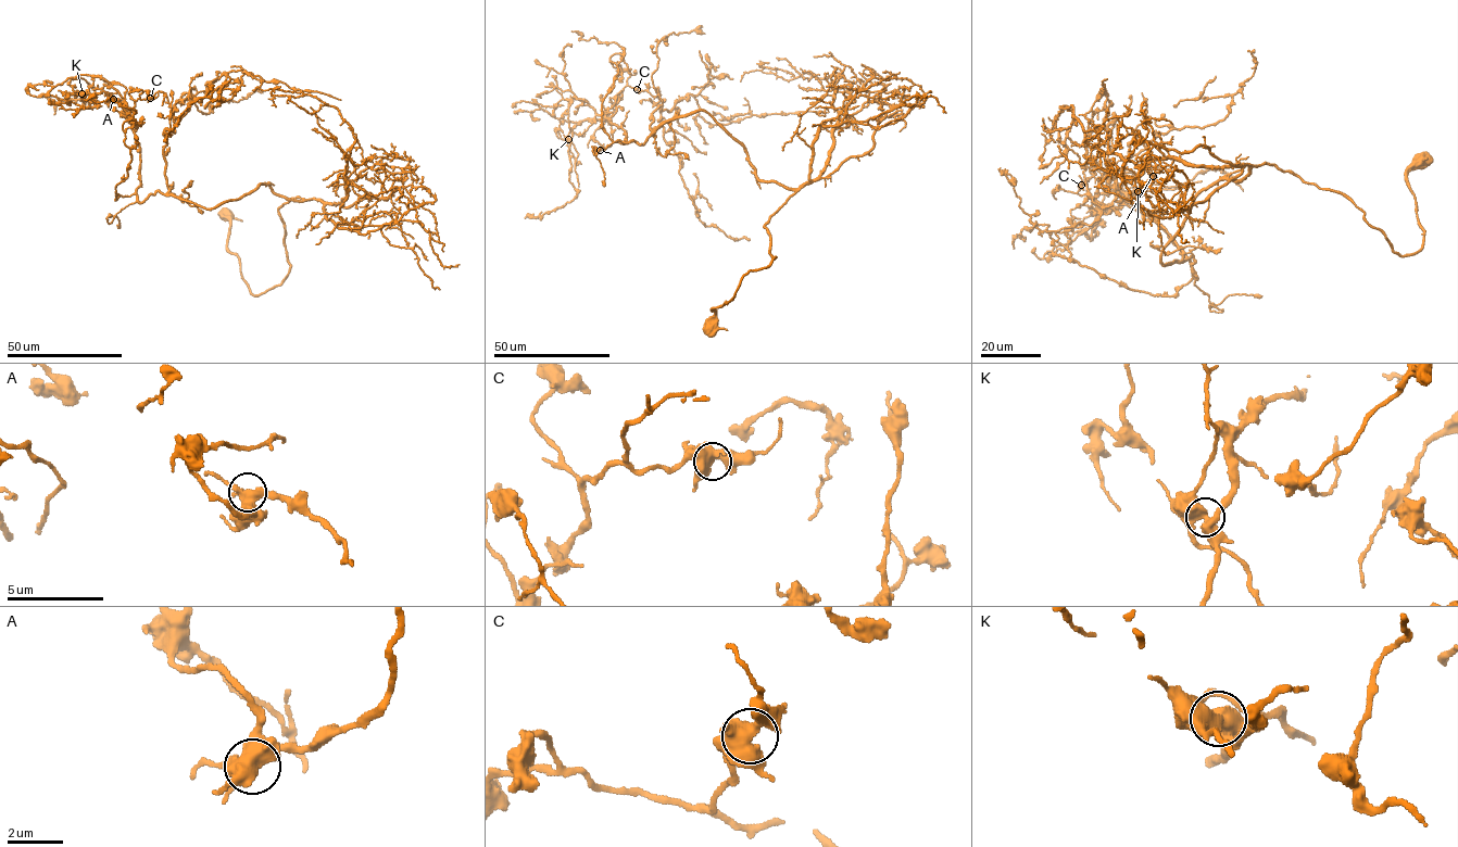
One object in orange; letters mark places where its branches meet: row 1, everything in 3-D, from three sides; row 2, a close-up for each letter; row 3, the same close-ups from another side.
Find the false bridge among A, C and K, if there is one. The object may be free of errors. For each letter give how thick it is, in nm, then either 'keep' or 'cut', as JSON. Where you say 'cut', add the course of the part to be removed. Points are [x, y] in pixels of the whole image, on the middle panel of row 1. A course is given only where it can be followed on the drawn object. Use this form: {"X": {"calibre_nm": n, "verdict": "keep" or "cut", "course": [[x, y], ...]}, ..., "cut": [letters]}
{"A": {"calibre_nm": 440, "verdict": "keep"}, "C": {"calibre_nm": 500, "verdict": "keep"}, "K": {"calibre_nm": 480, "verdict": "cut", "course": [[568, 139], [578, 154], [575, 168], [579, 187]]}, "cut": ["K"]}

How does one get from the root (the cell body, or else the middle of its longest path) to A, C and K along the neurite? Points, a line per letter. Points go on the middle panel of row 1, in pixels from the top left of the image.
A: (711, 328), (775, 258), (765, 223), (794, 191), (758, 179), (701, 110), (640, 144), (610, 123), (600, 150)
C: (711, 328), (775, 258), (765, 223), (794, 191), (758, 179), (701, 110), (621, 144), (611, 117), (637, 89)
K: (711, 328), (775, 258), (765, 223), (794, 191), (758, 179), (701, 110), (640, 144), (601, 119), (568, 139)

